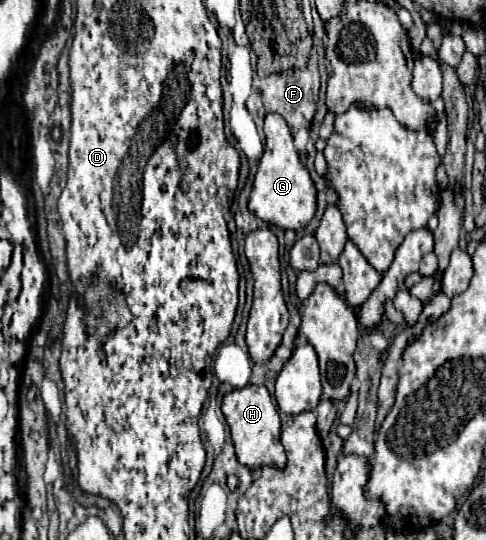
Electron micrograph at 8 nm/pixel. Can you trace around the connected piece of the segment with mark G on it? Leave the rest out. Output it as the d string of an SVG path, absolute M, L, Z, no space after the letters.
M269 113L265 117L265 151L257 165L257 175L253 181L253 191L249 199L249 209L263 221L277 225L281 229L301 231L315 215L317 209L317 189L307 171L301 163L301 157L293 145L293 135L287 127L287 121L277 115Z

